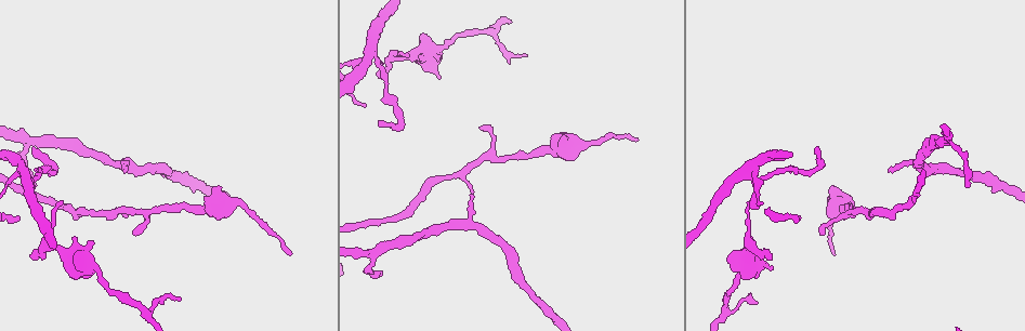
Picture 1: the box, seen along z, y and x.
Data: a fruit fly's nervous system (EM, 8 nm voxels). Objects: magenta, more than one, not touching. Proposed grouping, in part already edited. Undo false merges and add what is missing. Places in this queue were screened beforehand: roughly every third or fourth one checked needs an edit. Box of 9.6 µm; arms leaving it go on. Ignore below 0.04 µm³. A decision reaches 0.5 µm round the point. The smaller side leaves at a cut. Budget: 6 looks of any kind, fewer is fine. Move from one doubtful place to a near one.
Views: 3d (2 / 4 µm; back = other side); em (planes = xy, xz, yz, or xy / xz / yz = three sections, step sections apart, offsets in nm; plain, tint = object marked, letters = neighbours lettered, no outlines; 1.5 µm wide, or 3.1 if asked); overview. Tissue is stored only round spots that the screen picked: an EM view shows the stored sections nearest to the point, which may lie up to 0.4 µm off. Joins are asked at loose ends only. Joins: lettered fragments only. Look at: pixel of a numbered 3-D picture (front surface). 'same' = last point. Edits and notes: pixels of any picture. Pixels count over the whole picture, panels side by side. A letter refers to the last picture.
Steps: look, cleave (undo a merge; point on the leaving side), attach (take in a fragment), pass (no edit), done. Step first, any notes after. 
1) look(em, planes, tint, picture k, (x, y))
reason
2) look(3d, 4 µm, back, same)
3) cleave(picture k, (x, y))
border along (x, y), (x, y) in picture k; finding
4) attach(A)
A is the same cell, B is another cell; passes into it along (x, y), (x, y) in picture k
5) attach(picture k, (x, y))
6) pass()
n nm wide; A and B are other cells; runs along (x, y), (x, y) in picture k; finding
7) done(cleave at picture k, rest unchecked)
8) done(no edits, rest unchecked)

look(3d, 2 µm, picture 1, (408, 57))
tapers out

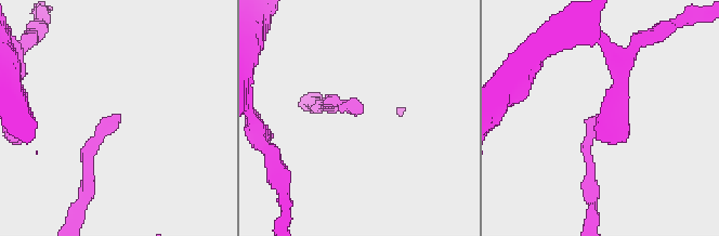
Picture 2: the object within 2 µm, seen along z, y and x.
look(em, planes, letters, picture 2, (118, 116))
now the EM

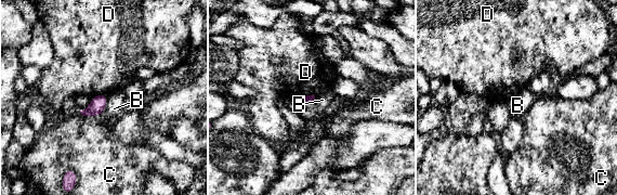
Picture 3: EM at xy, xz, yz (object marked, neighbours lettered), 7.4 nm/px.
pass()
B, C and D are other cells; border along (106, 94), (95, 94), (93, 96) in picture 3; no lettered fragment goes on from it

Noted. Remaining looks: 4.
look(em, planes, tint, picture 1, (134, 229))

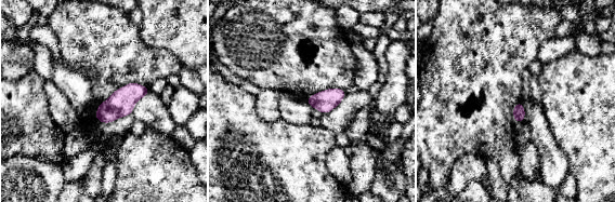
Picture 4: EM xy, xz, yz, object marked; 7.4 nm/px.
look(em, planes, letters, same)

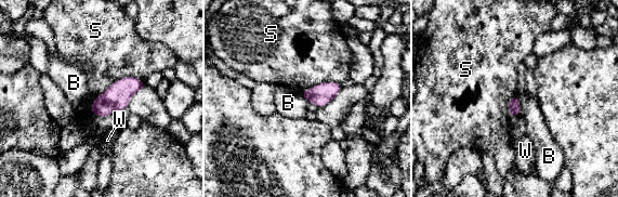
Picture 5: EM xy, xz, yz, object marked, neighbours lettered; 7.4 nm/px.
pass()
S touches over 460 nm; B, S and W are other cells; border along (143, 80), (115, 80), (91, 113) in picture 5; no lettered fragment goes on from it

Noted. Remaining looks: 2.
look(em, planes, tint, picture 1, (767, 254))
free end

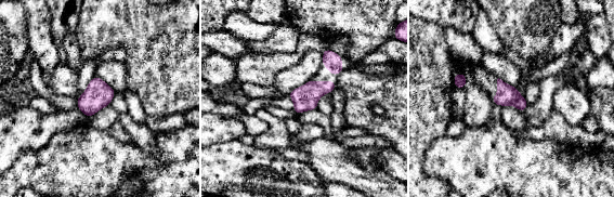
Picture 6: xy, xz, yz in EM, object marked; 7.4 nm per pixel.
look(em, planes, letters, same)
what lies round it

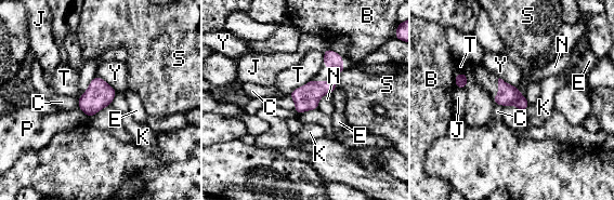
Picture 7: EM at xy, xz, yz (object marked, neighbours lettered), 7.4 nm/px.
pass()
150 nm wide; B, C, E, J, K, N, P, S, T and Y are other cells; border along (330, 92), (319, 100), (317, 108) in picture 7; no lettered fragment goes on from it

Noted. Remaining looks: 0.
done(no edits, rest unchecked)

